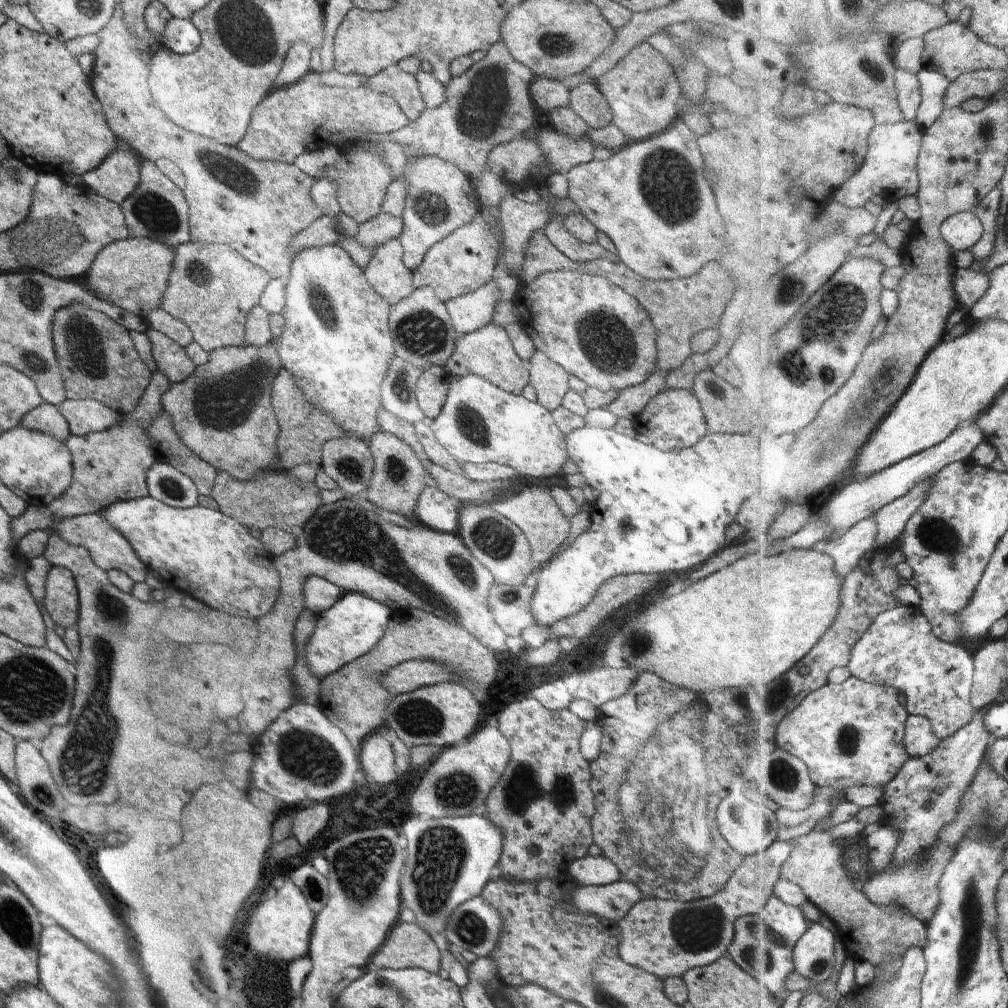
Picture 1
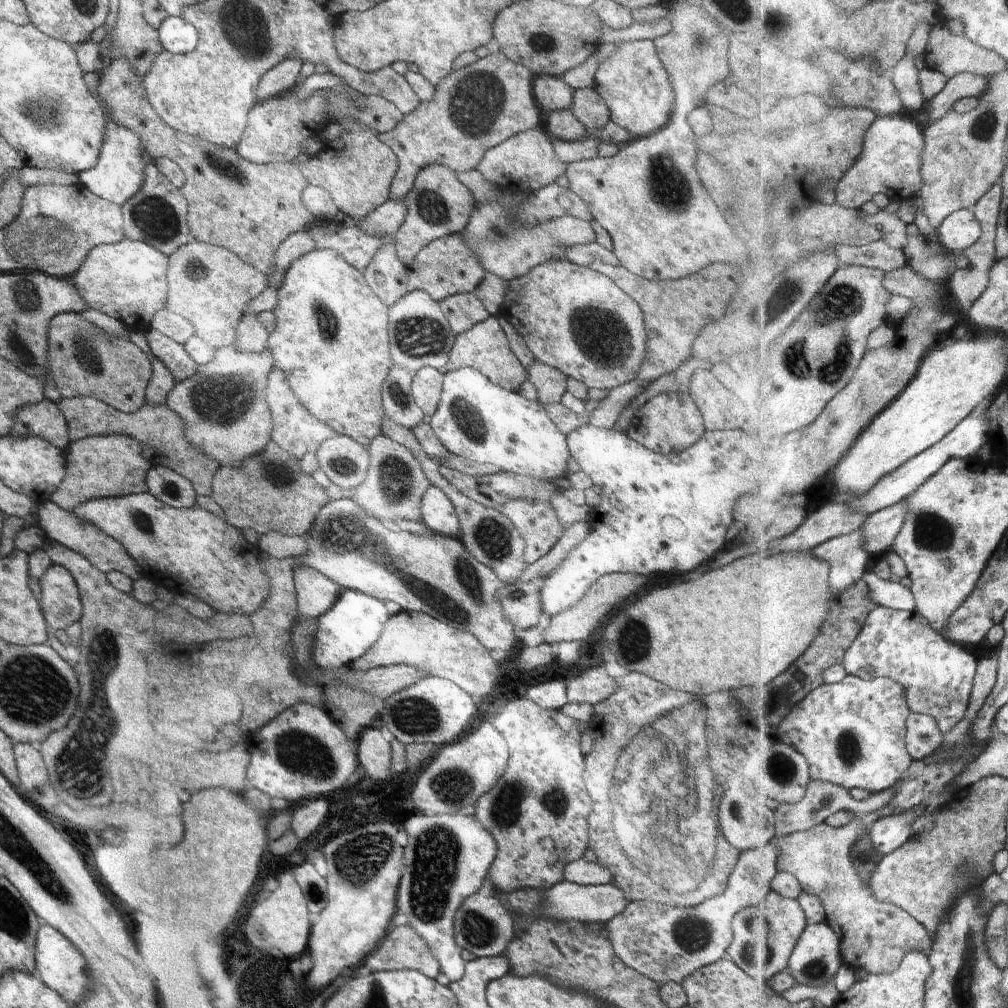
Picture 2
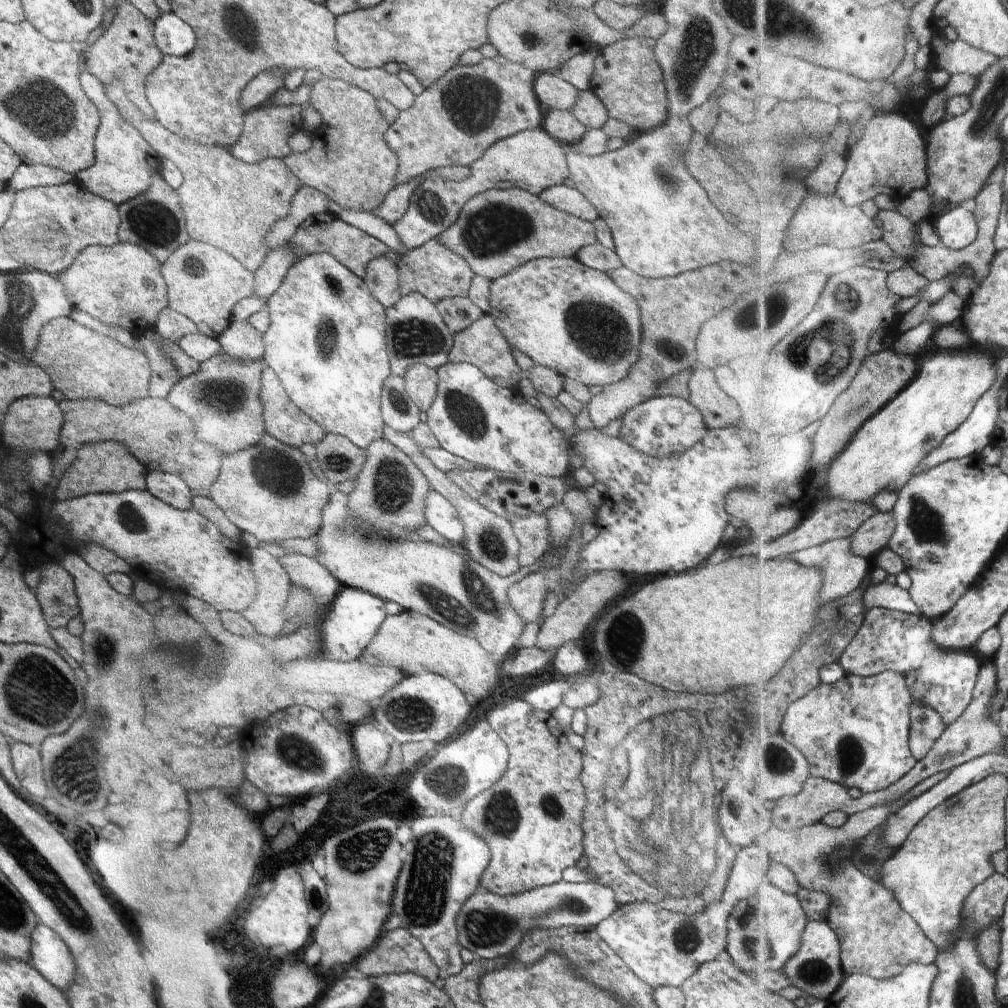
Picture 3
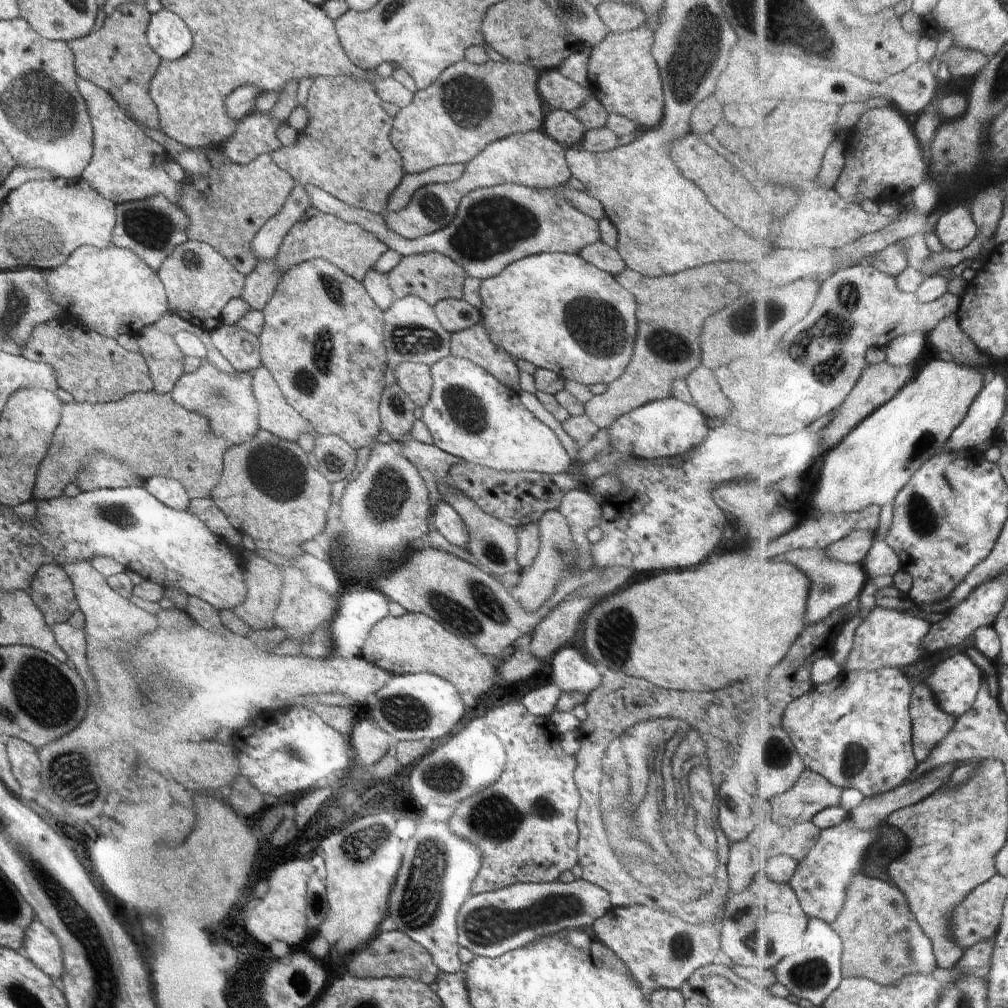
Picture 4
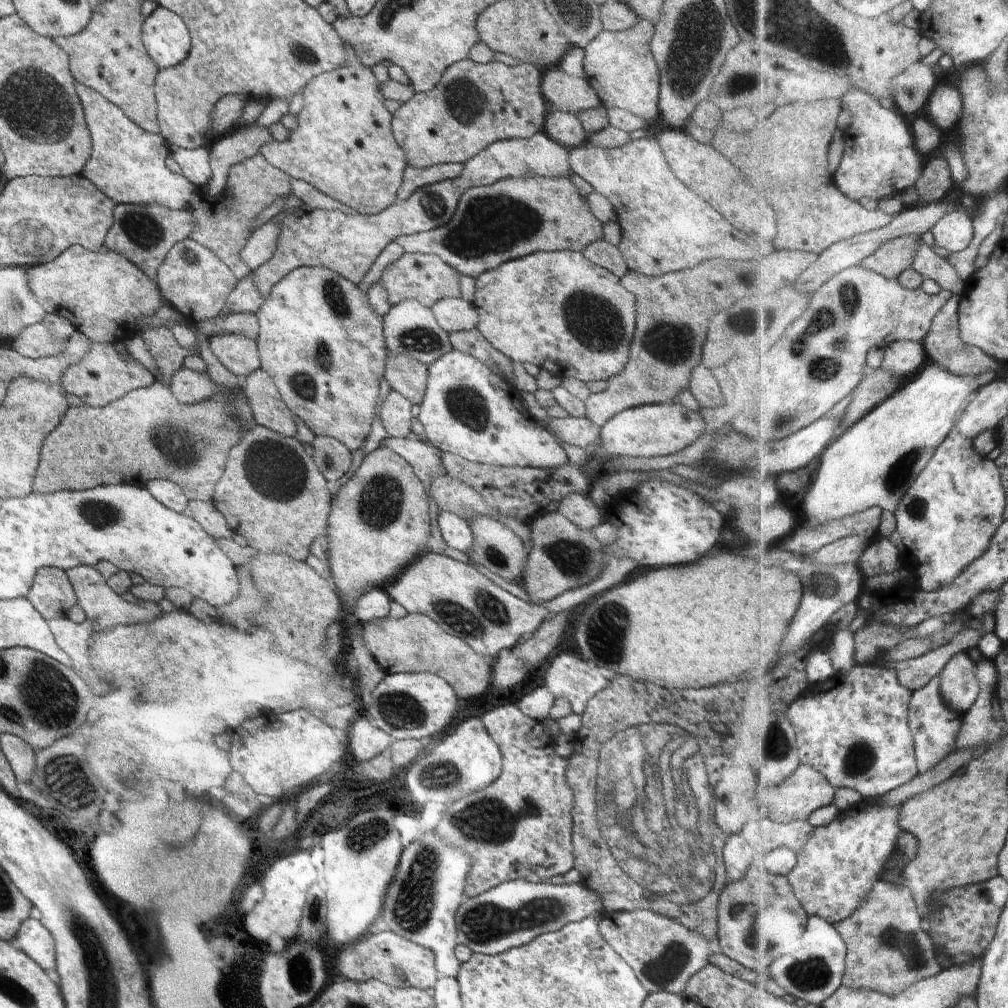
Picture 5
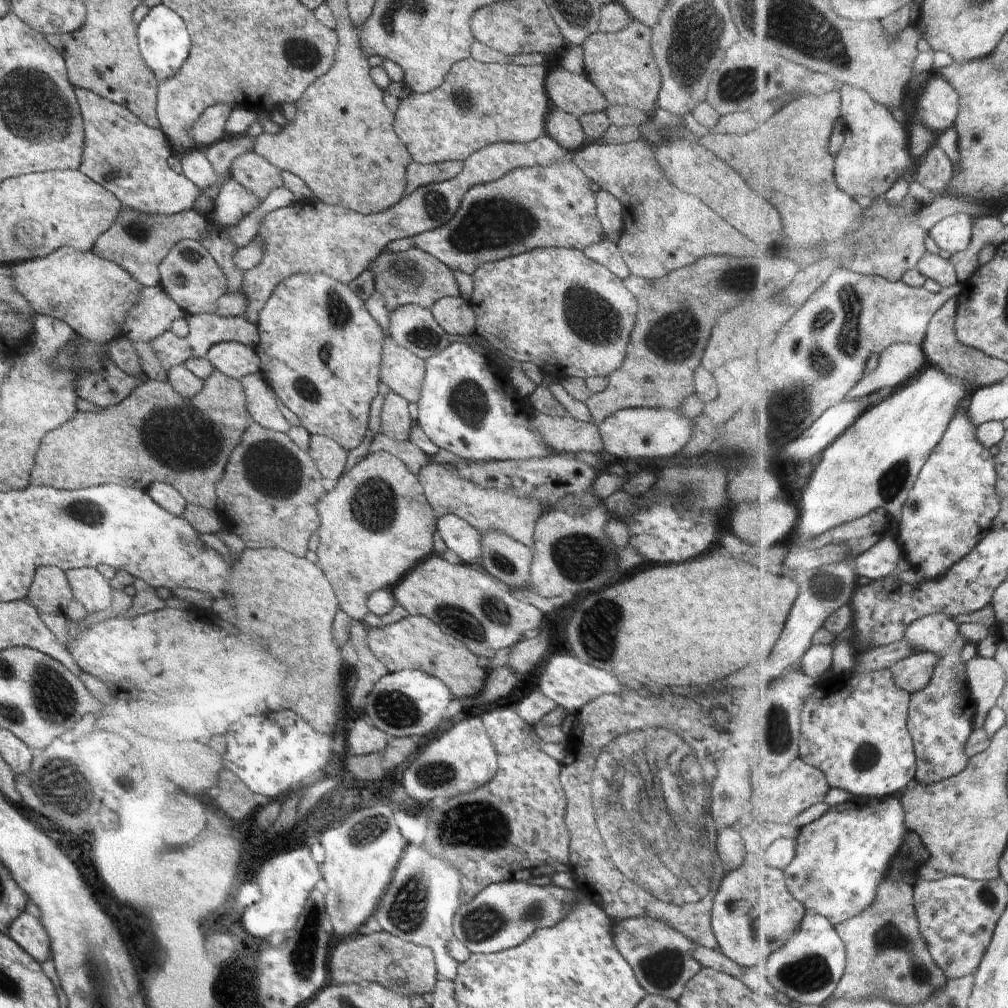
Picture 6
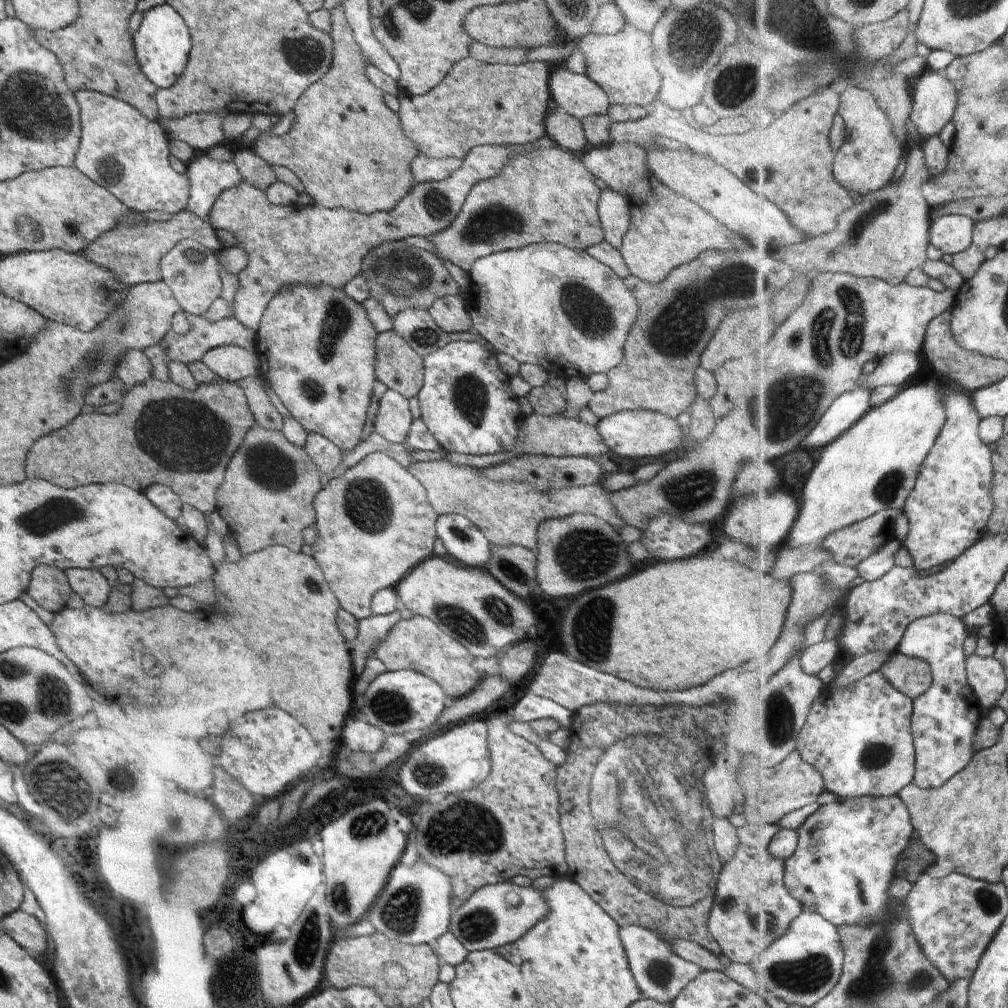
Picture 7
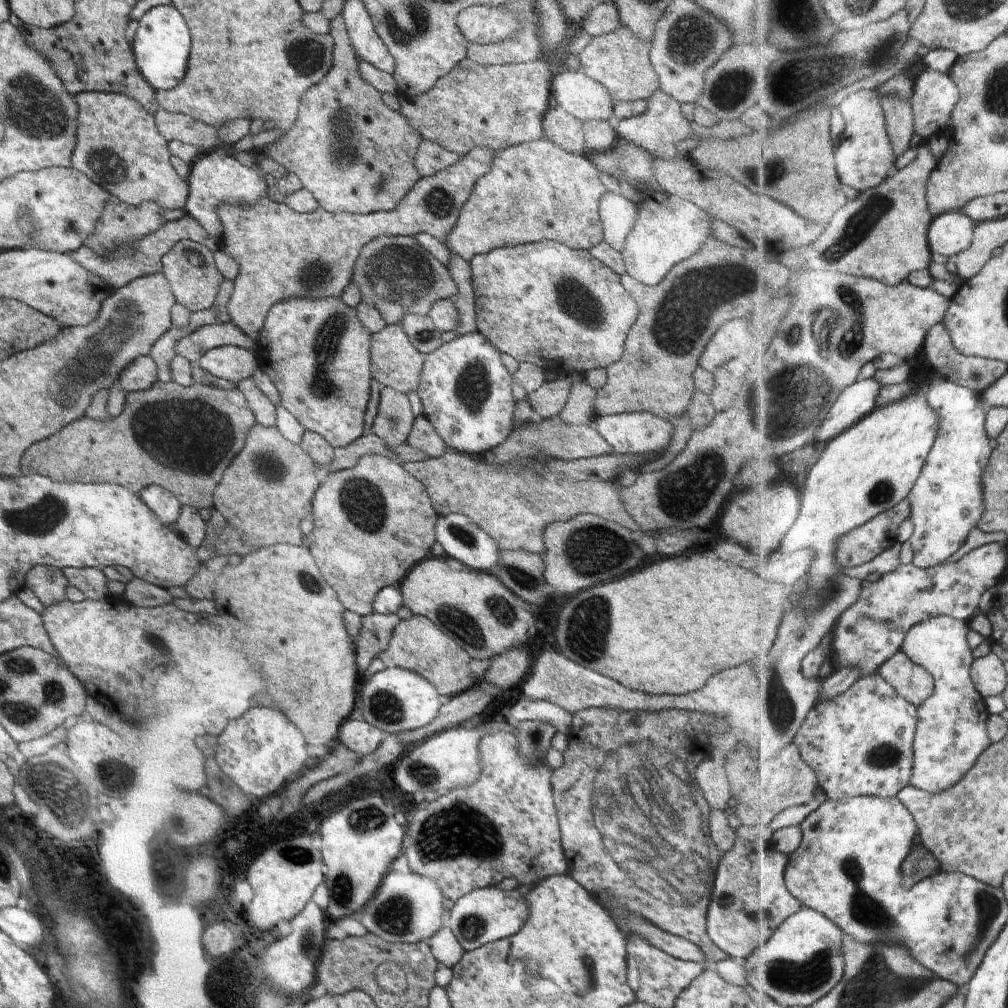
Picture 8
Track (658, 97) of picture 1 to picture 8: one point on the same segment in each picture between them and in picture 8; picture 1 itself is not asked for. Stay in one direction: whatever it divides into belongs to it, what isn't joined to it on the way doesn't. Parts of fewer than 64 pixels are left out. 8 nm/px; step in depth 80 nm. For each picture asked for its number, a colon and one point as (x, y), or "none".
2: (638, 91)
3: (626, 77)
4: (622, 73)
5: (620, 67)
6: (621, 65)
7: (621, 64)
8: (620, 61)

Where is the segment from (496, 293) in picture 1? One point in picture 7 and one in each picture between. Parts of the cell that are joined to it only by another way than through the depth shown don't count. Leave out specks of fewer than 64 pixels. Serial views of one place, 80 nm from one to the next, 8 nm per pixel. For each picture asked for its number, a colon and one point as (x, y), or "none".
2: (464, 311)
3: (458, 313)
4: (455, 315)
5: (454, 315)
6: (454, 315)
7: (450, 313)

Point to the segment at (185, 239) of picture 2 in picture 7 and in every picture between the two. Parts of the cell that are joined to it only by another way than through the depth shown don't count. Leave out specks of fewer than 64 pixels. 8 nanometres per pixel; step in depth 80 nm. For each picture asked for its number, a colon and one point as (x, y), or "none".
3: (154, 220)
4: (153, 227)
5: (144, 234)
6: (139, 241)
7: (133, 254)

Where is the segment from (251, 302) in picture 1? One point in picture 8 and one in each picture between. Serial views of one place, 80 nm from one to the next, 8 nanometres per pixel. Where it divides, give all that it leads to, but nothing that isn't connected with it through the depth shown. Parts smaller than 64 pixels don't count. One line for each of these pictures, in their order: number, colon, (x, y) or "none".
2: (211, 287)
3: (203, 282)
4: (199, 282)
5: (191, 278)
6: (191, 277)
7: (191, 271)
8: (189, 267)

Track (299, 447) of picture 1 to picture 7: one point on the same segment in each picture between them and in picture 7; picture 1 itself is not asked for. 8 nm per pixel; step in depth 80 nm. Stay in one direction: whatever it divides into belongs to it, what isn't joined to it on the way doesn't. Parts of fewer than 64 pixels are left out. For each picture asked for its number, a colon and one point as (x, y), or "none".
2: (295, 429)
3: (285, 422)
4: (276, 416)
5: (269, 410)
6: (262, 402)
7: (265, 414)

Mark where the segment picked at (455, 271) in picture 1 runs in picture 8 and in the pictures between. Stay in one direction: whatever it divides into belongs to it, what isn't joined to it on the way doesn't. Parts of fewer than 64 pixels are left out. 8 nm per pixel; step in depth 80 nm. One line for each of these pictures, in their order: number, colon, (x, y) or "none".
2: (445, 267)
3: (434, 271)
4: (431, 276)
5: (426, 278)
6: (410, 277)
7: (399, 276)
8: (394, 274)

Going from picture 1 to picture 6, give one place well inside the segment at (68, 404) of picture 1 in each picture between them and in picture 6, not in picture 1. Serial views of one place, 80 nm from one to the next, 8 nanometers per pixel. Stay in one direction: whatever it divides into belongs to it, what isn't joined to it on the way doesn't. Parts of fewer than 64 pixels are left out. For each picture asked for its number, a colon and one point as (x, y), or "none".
2: (160, 431)
3: (162, 438)
4: (156, 436)
5: (147, 433)
6: (154, 435)

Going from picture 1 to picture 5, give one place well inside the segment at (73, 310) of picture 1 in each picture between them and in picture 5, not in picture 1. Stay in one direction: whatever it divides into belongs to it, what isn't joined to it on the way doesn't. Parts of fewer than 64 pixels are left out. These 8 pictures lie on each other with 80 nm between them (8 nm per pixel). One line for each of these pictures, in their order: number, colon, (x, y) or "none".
2: (84, 361)
3: (82, 364)
4: (90, 367)
5: (103, 375)

